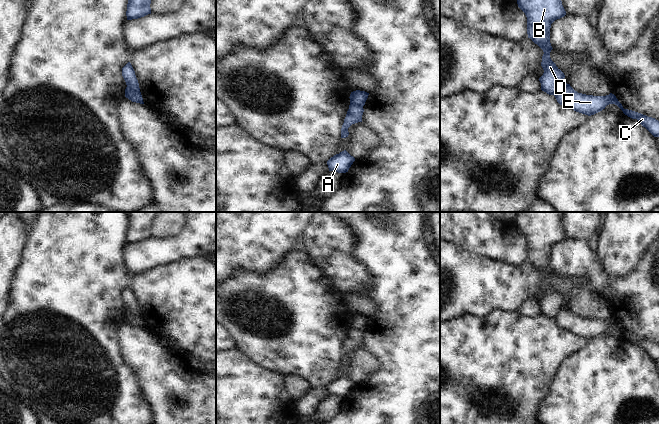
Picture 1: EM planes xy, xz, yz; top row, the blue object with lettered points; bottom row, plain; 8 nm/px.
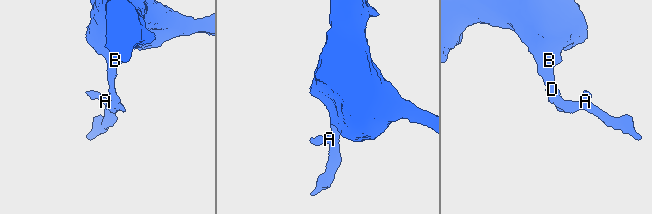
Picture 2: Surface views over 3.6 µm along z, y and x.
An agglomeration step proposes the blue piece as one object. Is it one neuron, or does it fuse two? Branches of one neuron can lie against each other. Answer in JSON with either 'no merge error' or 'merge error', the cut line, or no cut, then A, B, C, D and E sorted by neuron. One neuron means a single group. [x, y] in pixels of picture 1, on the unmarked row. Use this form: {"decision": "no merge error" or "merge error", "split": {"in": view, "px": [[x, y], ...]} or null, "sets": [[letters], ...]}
{"decision": "merge error", "split": {"in": "xy", "px": [[127, 310], [140, 317]]}, "sets": [["A", "C", "E"], ["B", "D"]]}

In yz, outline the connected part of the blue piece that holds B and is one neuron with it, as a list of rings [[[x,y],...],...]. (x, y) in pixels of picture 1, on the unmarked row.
[[[517,212],[515,219],[518,231],[527,241],[528,262],[537,268],[544,276],[541,286],[544,297],[539,302],[541,314],[554,320],[563,307],[565,299],[550,282],[550,276],[553,273],[550,267],[550,252],[555,244],[566,239],[561,225],[563,214],[564,212]]]

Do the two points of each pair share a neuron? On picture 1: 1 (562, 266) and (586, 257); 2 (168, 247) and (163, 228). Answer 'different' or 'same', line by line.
1: same
2: different

